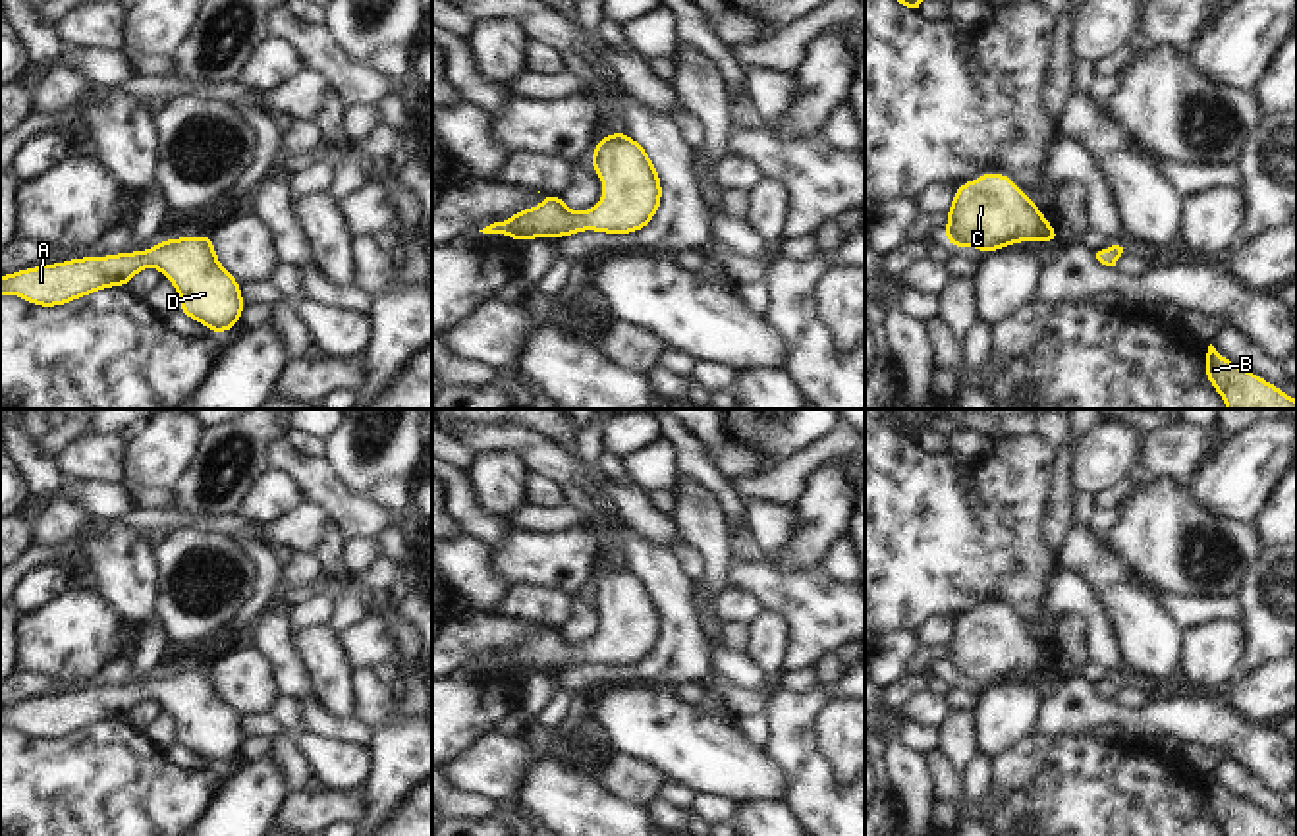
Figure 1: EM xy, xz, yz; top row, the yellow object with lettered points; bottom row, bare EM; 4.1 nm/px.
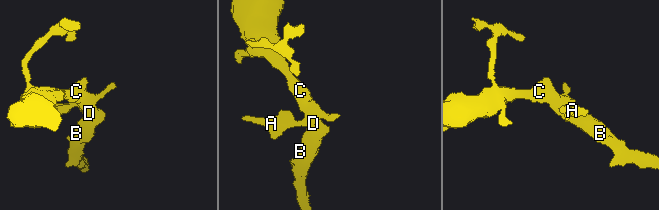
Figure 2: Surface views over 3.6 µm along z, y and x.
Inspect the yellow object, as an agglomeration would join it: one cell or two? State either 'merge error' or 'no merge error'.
no merge error

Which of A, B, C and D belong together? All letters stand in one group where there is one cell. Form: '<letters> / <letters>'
A B C D

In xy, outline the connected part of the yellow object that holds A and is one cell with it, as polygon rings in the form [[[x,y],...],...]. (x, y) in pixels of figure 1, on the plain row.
[[[214,668],[172,670],[149,683],[75,689],[0,709],[0,728],[19,728],[35,739],[62,739],[112,718],[127,720],[143,701],[158,701],[179,728],[179,745],[222,768],[245,743],[241,714],[220,695]]]

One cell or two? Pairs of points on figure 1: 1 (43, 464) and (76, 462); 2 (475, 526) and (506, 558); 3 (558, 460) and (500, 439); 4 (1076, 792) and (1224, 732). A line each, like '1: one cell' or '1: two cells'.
1: two cells
2: two cells
3: one cell
4: two cells

